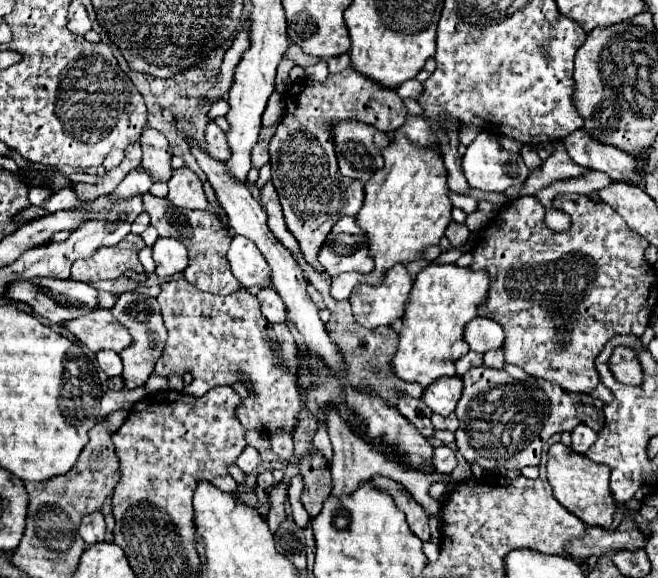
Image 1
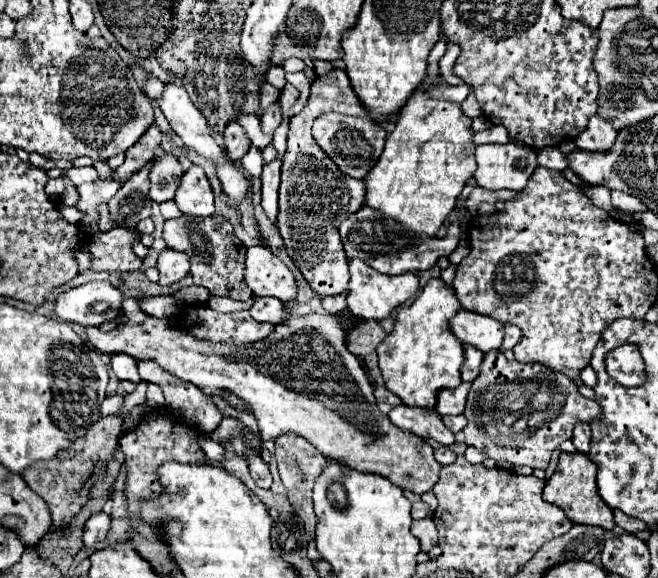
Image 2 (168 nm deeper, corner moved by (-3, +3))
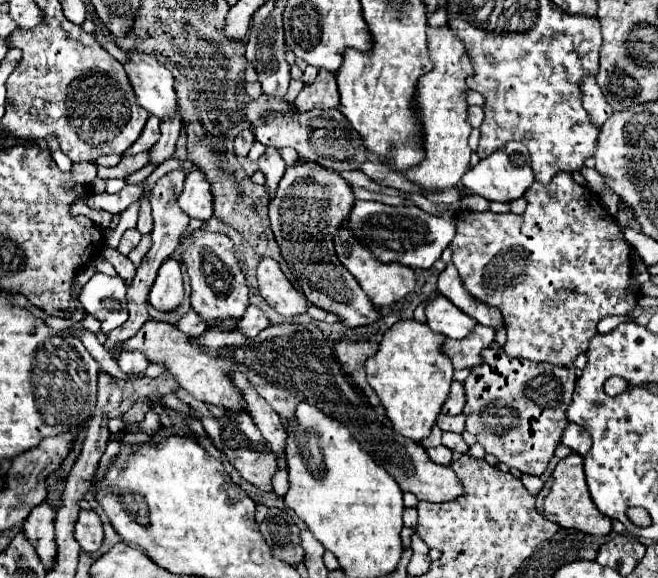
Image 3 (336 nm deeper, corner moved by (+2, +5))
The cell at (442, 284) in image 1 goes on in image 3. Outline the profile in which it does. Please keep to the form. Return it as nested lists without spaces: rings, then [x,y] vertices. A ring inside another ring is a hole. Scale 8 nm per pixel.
[[[399,320],[383,334],[377,354],[365,364],[367,380],[379,394],[381,404],[387,410],[387,418],[403,436],[415,442],[429,434],[451,388],[453,364],[441,350],[443,342],[445,336],[433,332],[427,322]]]

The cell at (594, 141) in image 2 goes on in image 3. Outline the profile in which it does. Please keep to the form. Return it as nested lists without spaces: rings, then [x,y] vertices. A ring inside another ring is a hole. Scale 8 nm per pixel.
[[[595,78],[593,80],[585,80],[585,84],[581,84],[581,90],[583,90],[583,108],[591,116],[593,124],[597,128],[601,128],[605,124],[605,120],[613,114],[613,110],[605,102],[605,98],[601,94],[601,88],[597,86]]]

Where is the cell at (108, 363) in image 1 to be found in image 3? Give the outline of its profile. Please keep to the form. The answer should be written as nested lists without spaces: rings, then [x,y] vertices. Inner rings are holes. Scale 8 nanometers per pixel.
[[[121,352],[117,364],[125,374],[139,374],[149,366],[149,362],[145,360],[145,356],[141,356],[141,352]]]

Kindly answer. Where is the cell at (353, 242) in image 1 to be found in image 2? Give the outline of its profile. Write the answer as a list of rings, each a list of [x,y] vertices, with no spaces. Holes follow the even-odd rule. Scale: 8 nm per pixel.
[[[362,206],[356,214],[352,214],[340,224],[340,236],[346,256],[350,260],[360,258],[382,274],[404,274],[432,268],[440,256],[450,256],[456,250],[458,234],[460,224],[458,218],[452,216],[448,224],[448,234],[444,238],[426,238],[424,234],[410,234],[410,230],[402,230],[402,226],[394,222],[394,218],[386,218],[386,214],[370,206]]]

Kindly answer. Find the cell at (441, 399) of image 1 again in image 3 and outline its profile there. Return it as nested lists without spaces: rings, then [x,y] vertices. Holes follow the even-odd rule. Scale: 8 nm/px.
[[[453,382],[451,392],[449,392],[449,398],[443,404],[441,412],[443,414],[449,414],[449,416],[457,416],[457,414],[463,412],[463,406],[465,406],[465,390],[463,390],[463,384],[461,382]]]

